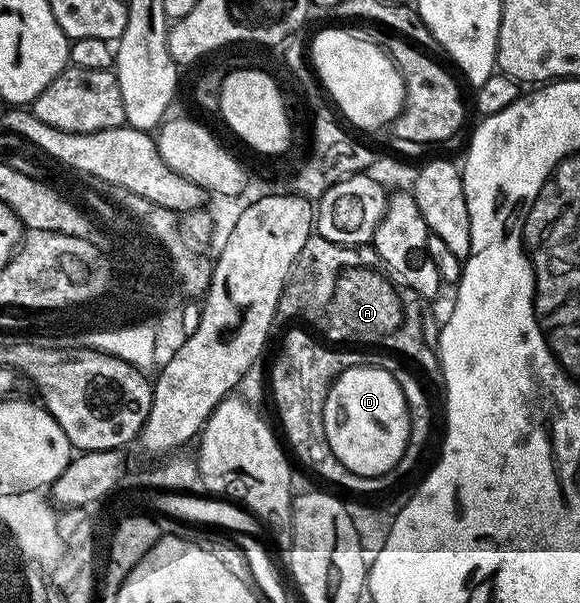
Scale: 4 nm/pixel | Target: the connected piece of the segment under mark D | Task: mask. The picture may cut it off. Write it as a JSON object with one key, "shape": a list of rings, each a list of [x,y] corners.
{"shape":[[[356,365],[346,369],[340,377],[331,383],[331,390],[325,399],[323,408],[323,426],[325,439],[337,455],[337,459],[346,469],[353,471],[356,478],[370,479],[388,473],[407,450],[407,440],[411,437],[411,416],[407,413],[405,395],[397,387],[397,379],[389,375],[387,368],[378,369],[372,365]]]}

